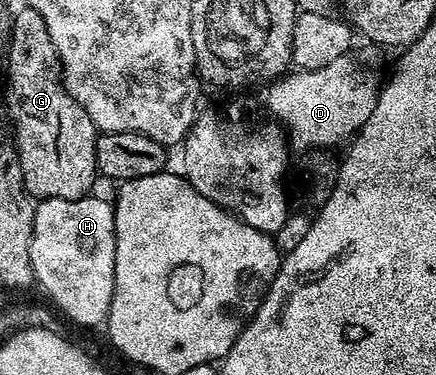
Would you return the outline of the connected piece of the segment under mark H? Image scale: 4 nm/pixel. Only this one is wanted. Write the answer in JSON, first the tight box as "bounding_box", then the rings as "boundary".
{"bounding_box":[30,197,116,327],"boundary":[[[91,197],[41,200],[34,209],[30,260],[37,286],[42,286],[50,294],[51,301],[55,303],[53,306],[62,315],[64,313],[72,322],[83,323],[86,327],[94,327],[97,323],[98,326],[105,324],[106,315],[110,312],[112,305],[114,274],[116,273],[113,206]]]}

